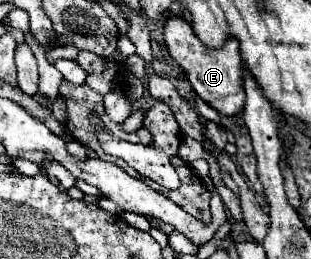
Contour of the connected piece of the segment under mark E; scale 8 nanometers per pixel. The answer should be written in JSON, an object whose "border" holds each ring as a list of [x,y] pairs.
{"border":[[[181,16],[167,18],[165,26],[163,26],[163,34],[165,34],[165,44],[169,48],[169,54],[185,70],[197,96],[201,100],[205,100],[207,104],[211,104],[221,114],[227,114],[227,116],[239,114],[245,104],[243,60],[241,60],[241,52],[239,52],[239,40],[227,38],[221,48],[207,48],[193,32],[193,26]]]}

